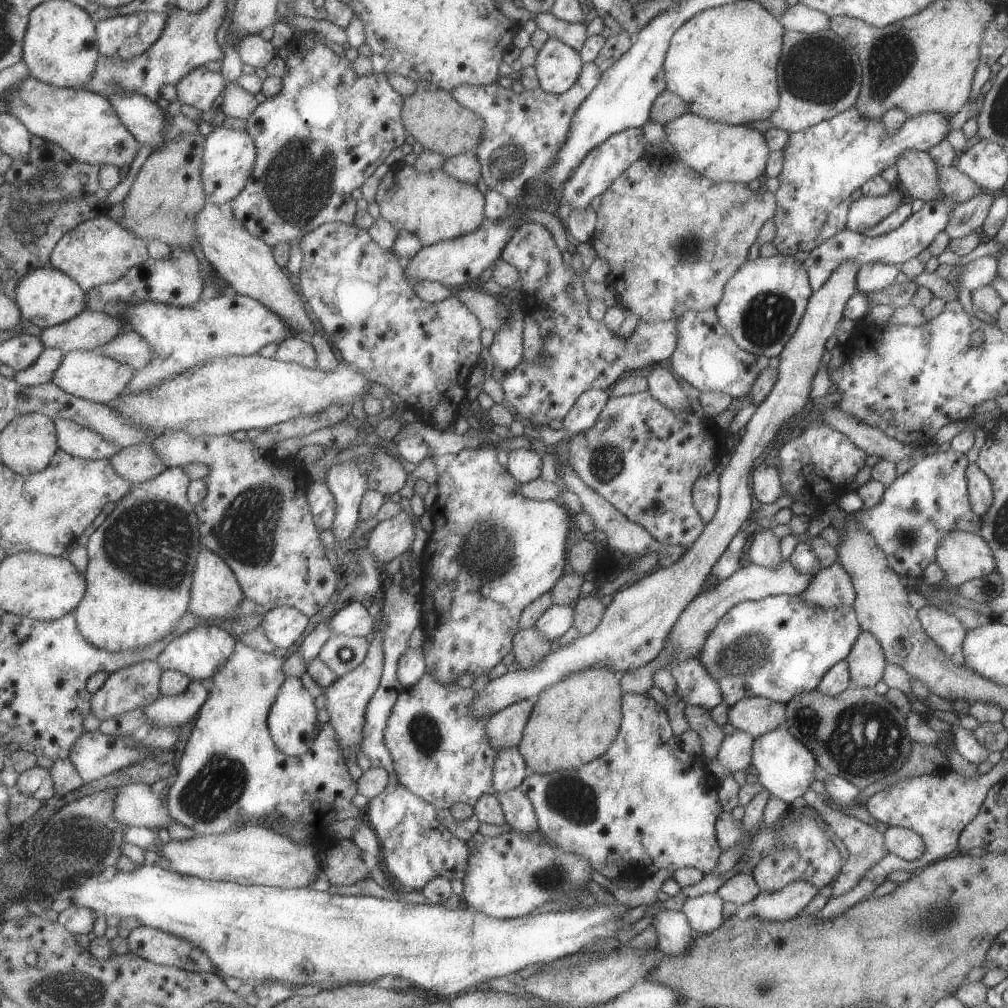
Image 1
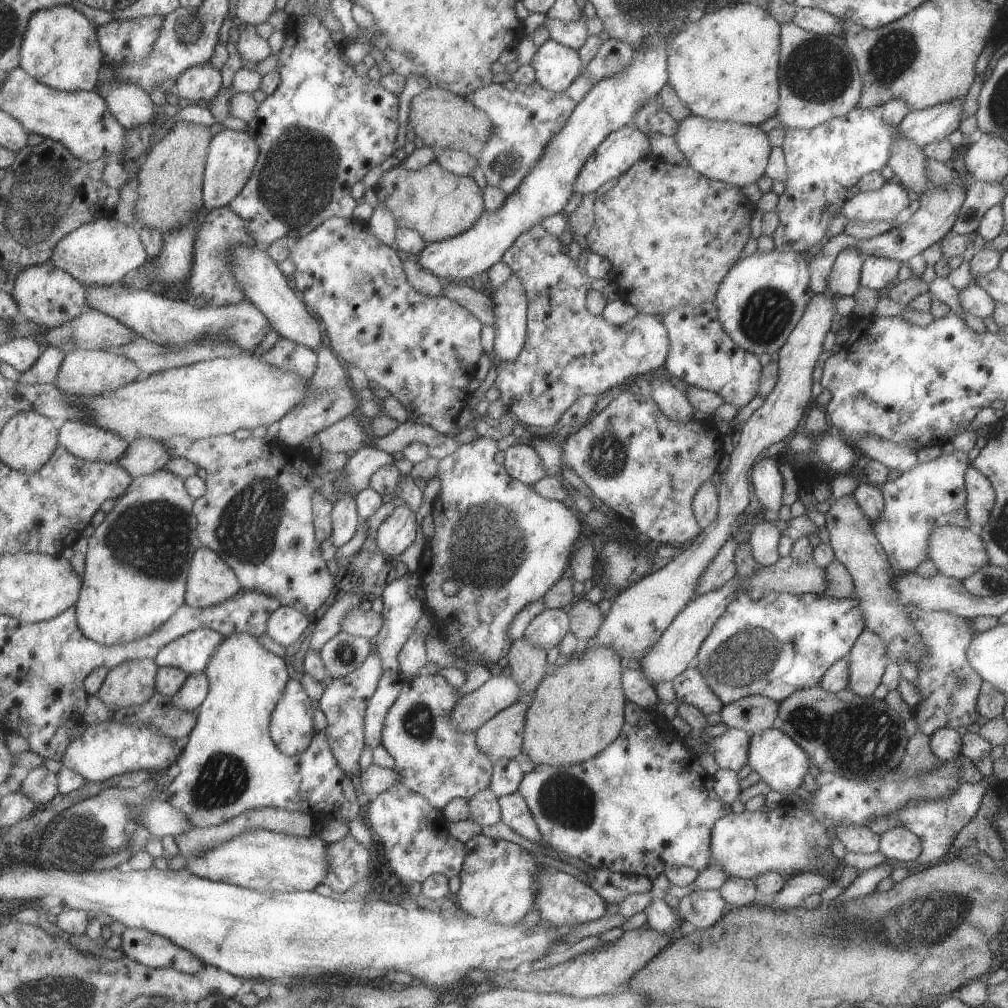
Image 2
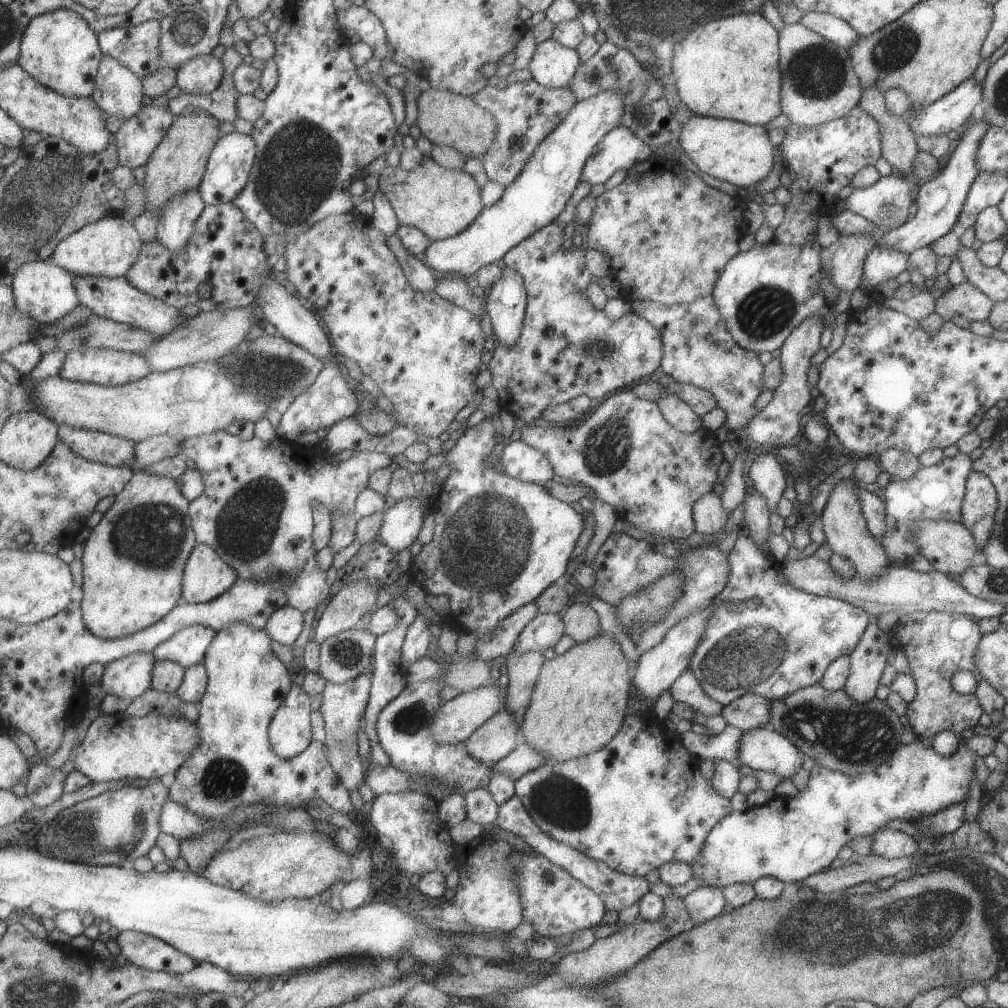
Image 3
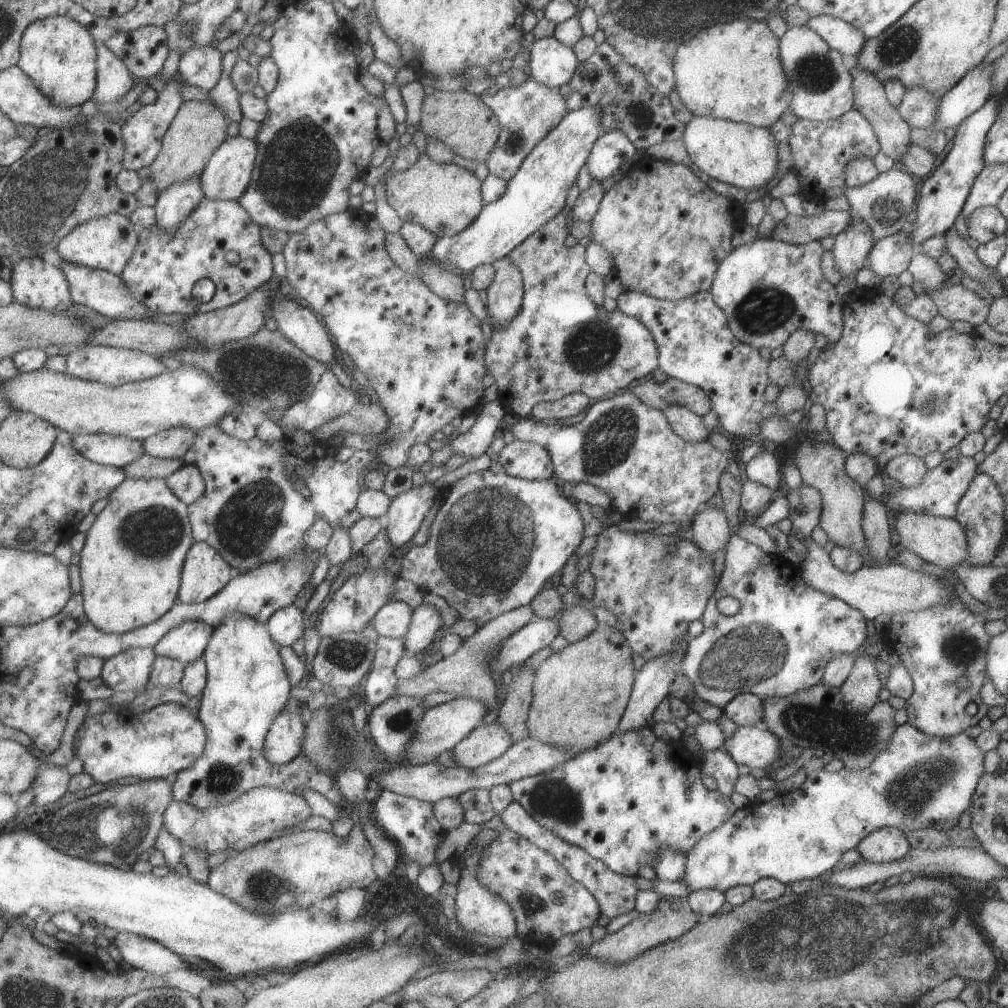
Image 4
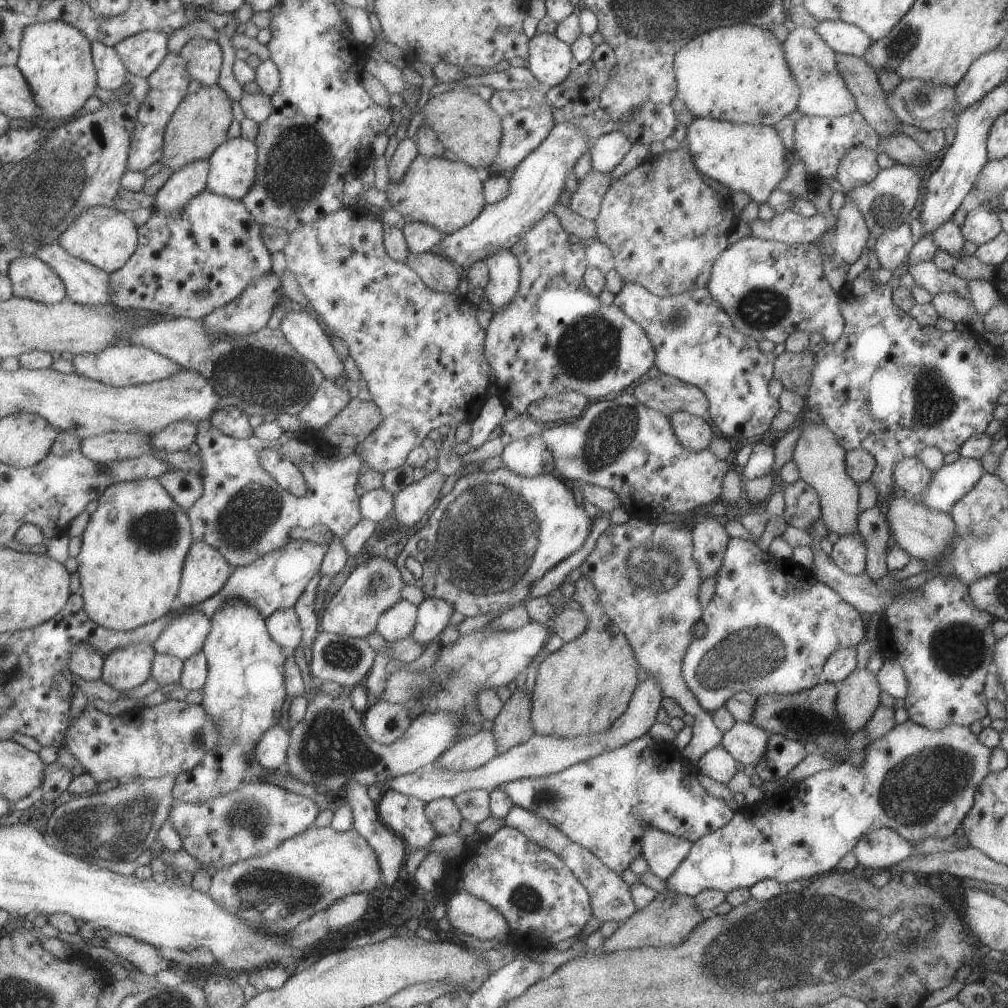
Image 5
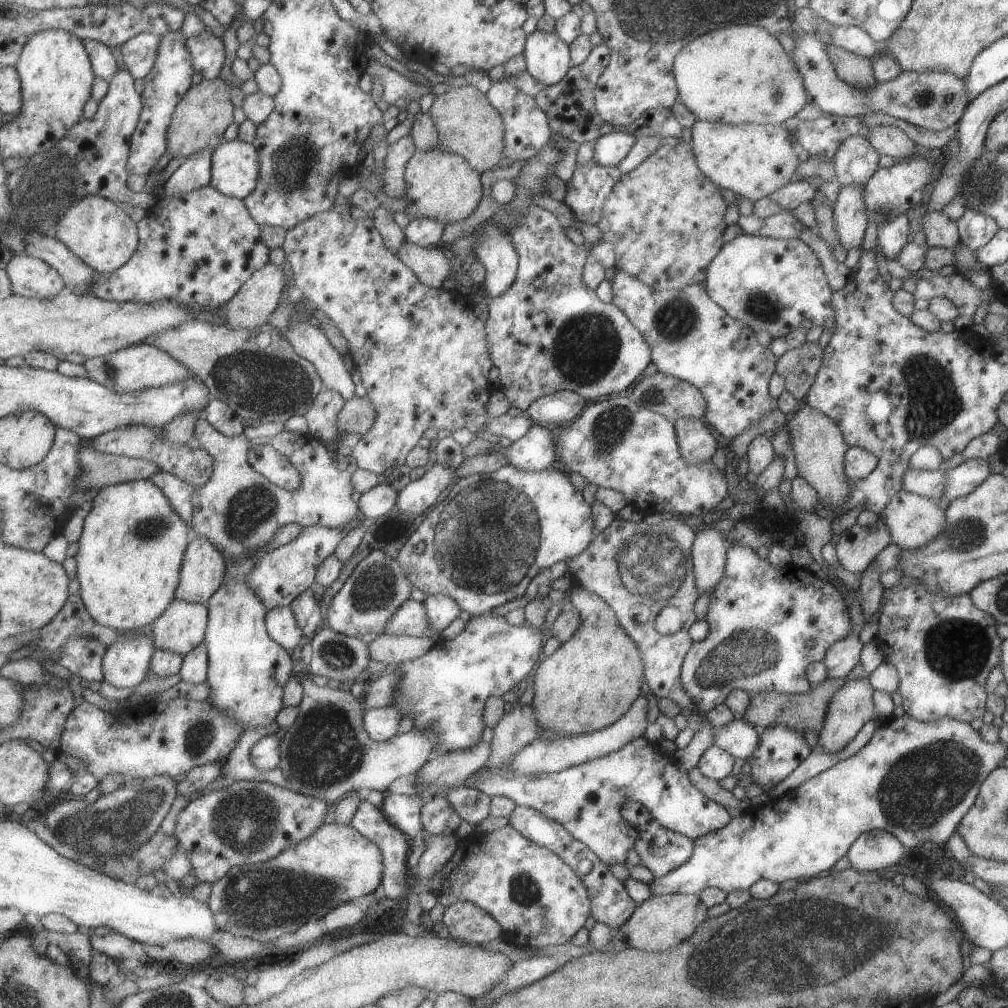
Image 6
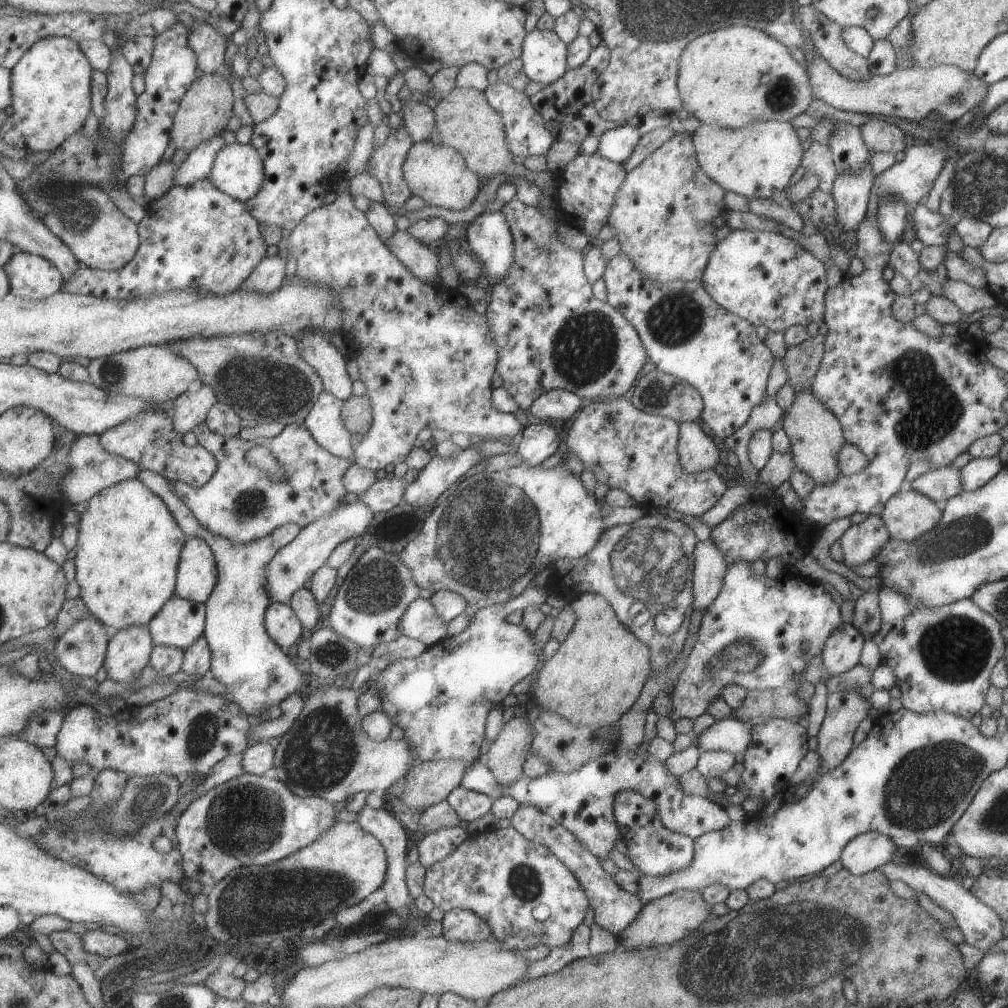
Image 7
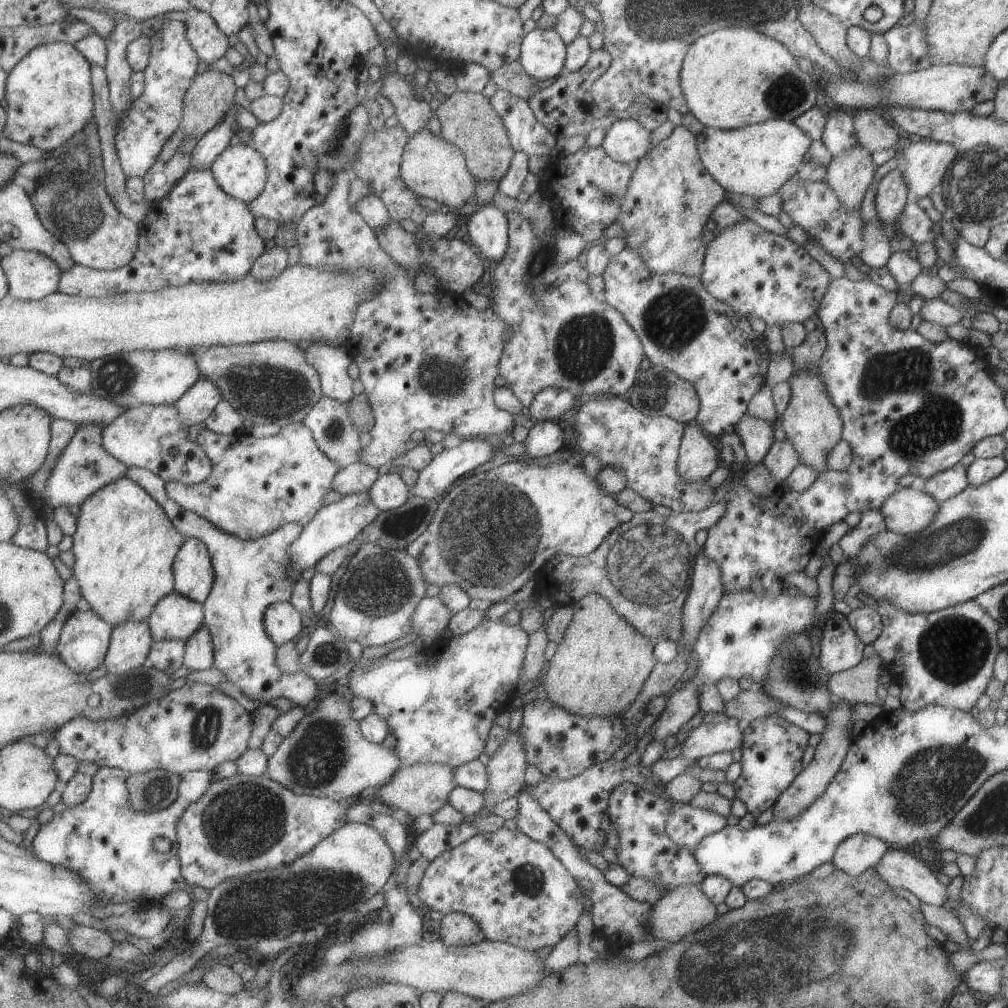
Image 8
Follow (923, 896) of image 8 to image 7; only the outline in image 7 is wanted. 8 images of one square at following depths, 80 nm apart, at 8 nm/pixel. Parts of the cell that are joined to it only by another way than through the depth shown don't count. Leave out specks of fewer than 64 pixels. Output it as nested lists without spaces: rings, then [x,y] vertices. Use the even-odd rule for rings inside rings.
[[[897,859],[888,860],[879,869],[889,882],[901,880],[905,886],[914,890],[915,893],[927,895],[933,904],[948,910],[955,919],[959,930],[961,930],[964,942],[974,950],[986,952],[989,947],[1003,938],[1001,936],[1003,922],[998,917],[998,914],[993,912],[993,909],[987,905],[981,904],[979,899],[967,890],[968,884],[957,880],[955,875],[940,875],[939,873],[931,872],[929,867],[908,864],[907,861],[898,862]]]

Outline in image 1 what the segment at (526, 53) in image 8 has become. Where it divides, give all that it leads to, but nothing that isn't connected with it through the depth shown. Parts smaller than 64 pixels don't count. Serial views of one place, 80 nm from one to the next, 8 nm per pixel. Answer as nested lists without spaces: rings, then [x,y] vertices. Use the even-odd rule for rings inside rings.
[[[550,37],[539,51],[535,66],[540,87],[557,96],[569,91],[581,75],[582,64],[580,53],[559,38]]]

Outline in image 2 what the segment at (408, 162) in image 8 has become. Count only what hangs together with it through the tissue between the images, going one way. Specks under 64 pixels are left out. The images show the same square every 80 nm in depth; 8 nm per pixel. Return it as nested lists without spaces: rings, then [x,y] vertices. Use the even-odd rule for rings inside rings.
[[[438,161],[423,170],[413,171],[395,166],[385,171],[377,186],[378,201],[395,216],[398,227],[415,230],[428,243],[451,239],[476,226],[486,213],[484,190],[473,176],[459,176],[443,169]]]

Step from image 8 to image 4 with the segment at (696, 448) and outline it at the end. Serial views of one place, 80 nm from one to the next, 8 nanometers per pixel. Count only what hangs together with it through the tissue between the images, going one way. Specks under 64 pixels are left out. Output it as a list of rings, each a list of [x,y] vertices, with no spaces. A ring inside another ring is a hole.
[[[671,405],[664,408],[662,413],[665,415],[671,430],[685,442],[698,443],[703,438],[707,439],[711,433],[705,428],[701,417],[685,407]]]

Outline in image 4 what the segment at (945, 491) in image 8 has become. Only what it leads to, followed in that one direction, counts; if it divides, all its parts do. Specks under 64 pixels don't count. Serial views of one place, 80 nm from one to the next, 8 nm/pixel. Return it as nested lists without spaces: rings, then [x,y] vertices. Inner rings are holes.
[[[897,455],[885,465],[883,471],[902,487],[912,487],[923,480],[926,469],[922,457]]]

